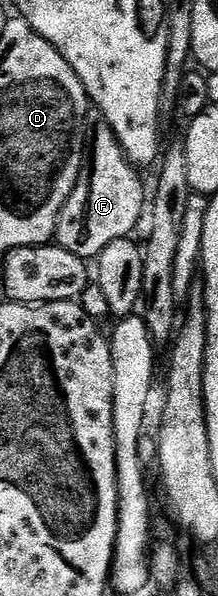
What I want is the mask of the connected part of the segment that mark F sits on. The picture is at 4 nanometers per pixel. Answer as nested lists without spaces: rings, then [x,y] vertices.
[[[98,112],[88,113],[87,120],[83,124],[83,144],[85,147],[85,160],[79,169],[77,184],[69,196],[69,200],[63,205],[59,213],[59,223],[55,229],[54,241],[64,246],[69,252],[73,252],[78,258],[84,260],[98,259],[99,253],[113,240],[134,235],[135,225],[139,217],[145,214],[145,194],[143,198],[143,182],[139,179],[140,171],[131,165],[125,156],[113,128],[108,124],[103,115]]]

